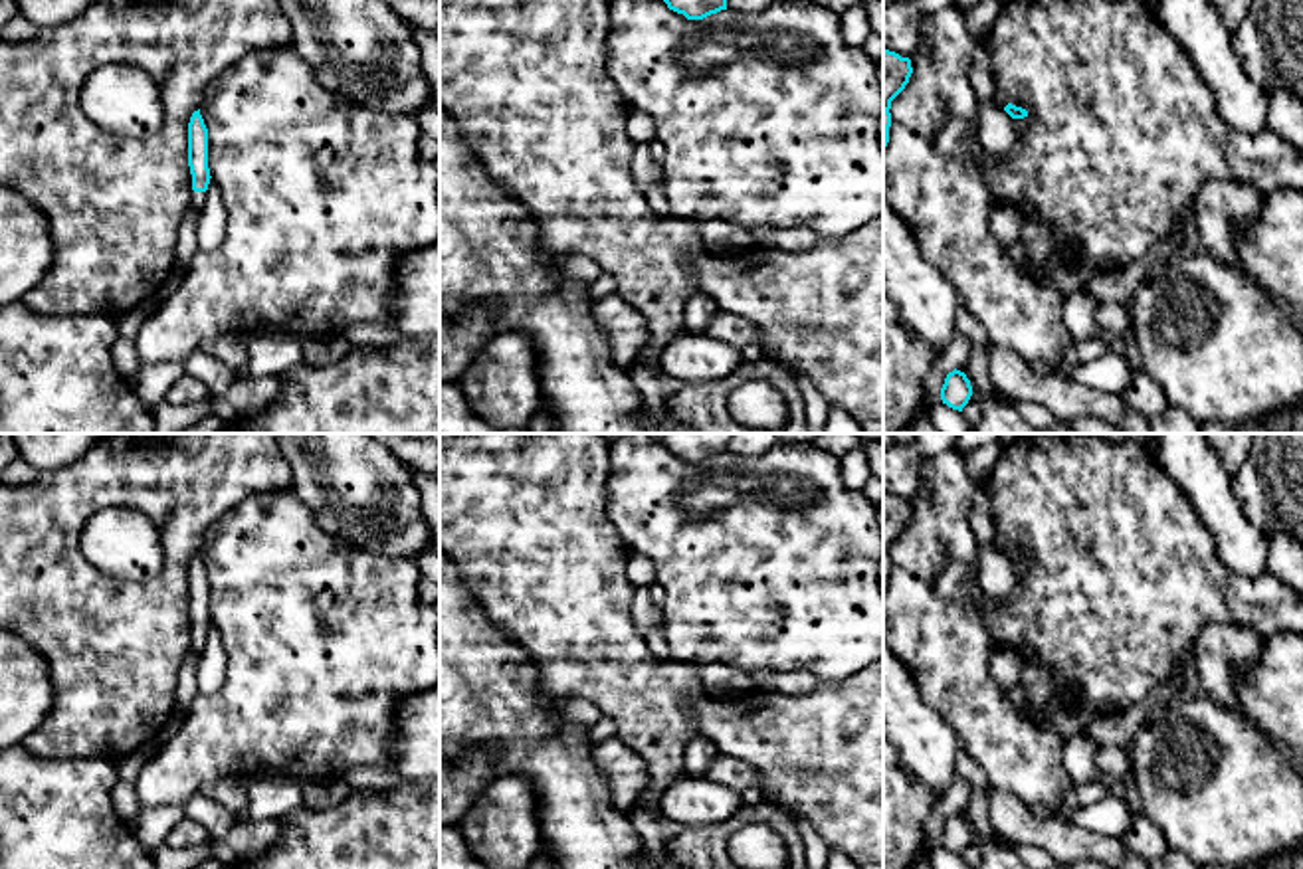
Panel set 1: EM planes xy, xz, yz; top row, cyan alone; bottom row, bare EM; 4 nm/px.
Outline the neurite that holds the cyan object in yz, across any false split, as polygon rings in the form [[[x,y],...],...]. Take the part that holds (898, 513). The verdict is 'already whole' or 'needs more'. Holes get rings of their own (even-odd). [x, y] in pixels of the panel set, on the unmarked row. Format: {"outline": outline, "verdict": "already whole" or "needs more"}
{"outline": [[[883,493],[883,592],[889,586],[891,544],[905,532],[913,517],[911,503]]], "verdict": "already whole"}

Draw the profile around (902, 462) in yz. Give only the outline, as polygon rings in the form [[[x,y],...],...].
[[[895,441],[883,449],[883,493],[911,501],[919,493],[923,455],[915,441]]]

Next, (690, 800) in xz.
[[[681,774],[661,790],[659,818],[691,827],[705,827],[731,818],[741,808],[735,790],[705,776]]]

